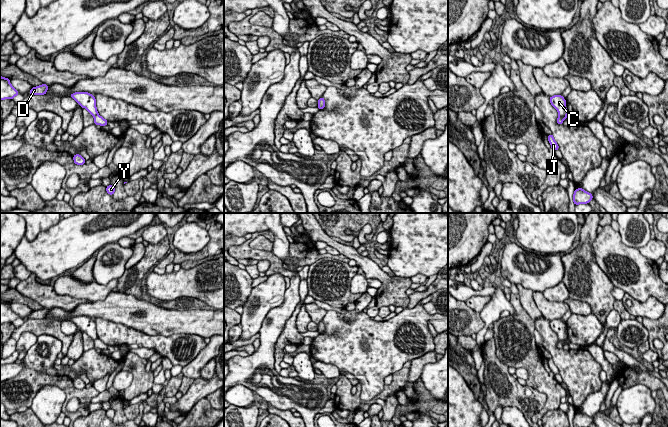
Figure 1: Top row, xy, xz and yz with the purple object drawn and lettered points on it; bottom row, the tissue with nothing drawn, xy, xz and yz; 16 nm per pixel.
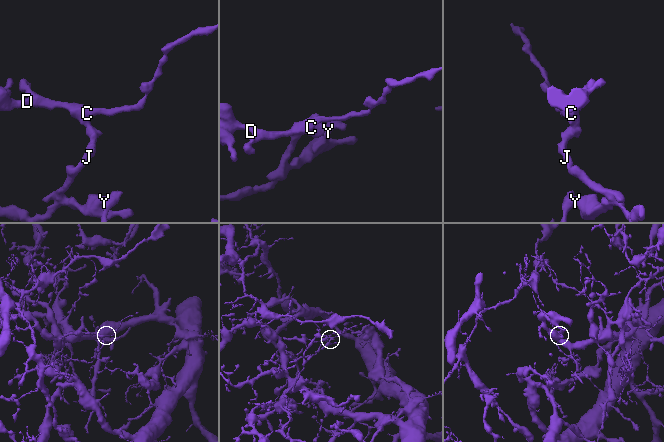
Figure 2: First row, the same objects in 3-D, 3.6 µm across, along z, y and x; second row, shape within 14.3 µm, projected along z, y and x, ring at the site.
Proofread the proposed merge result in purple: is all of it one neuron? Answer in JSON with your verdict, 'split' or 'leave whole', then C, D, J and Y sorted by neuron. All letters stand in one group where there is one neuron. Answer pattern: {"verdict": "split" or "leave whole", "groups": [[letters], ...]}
{"verdict": "split", "groups": [["C", "D"], ["J", "Y"]]}

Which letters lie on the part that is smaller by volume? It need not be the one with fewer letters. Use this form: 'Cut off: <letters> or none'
Cut off: J, Y

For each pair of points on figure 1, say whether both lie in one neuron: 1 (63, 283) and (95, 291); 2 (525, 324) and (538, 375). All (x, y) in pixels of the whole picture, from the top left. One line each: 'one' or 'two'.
1: one
2: one

